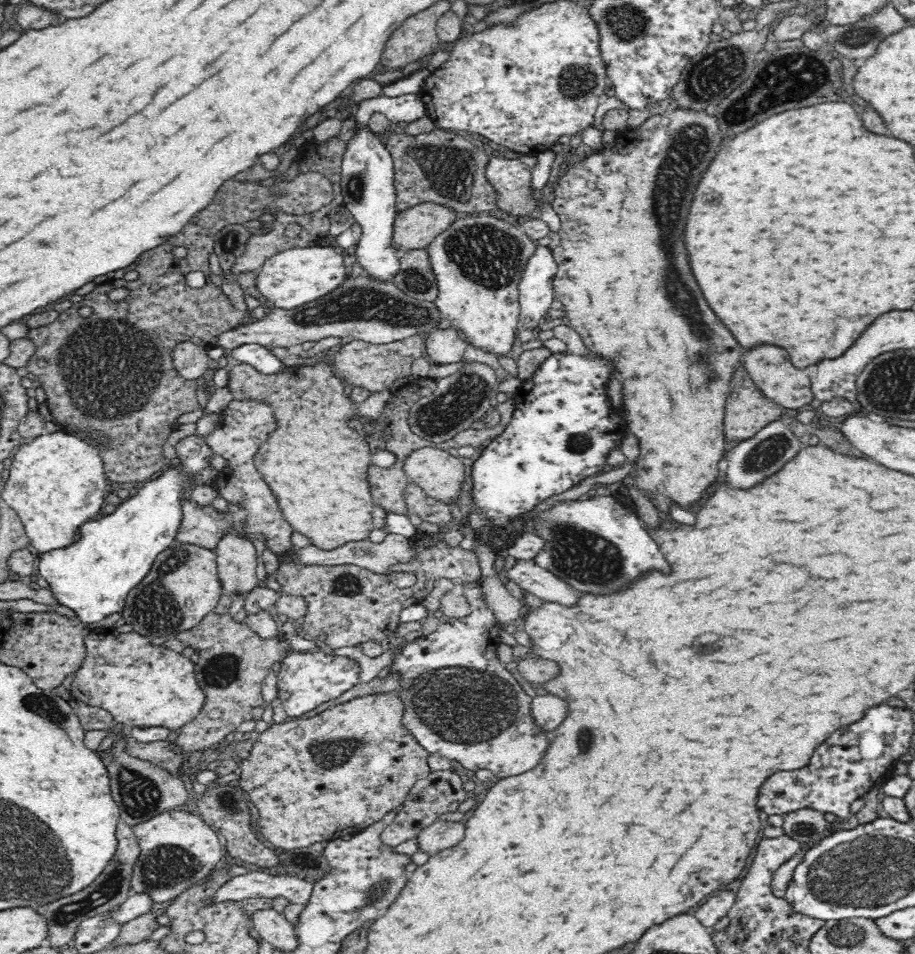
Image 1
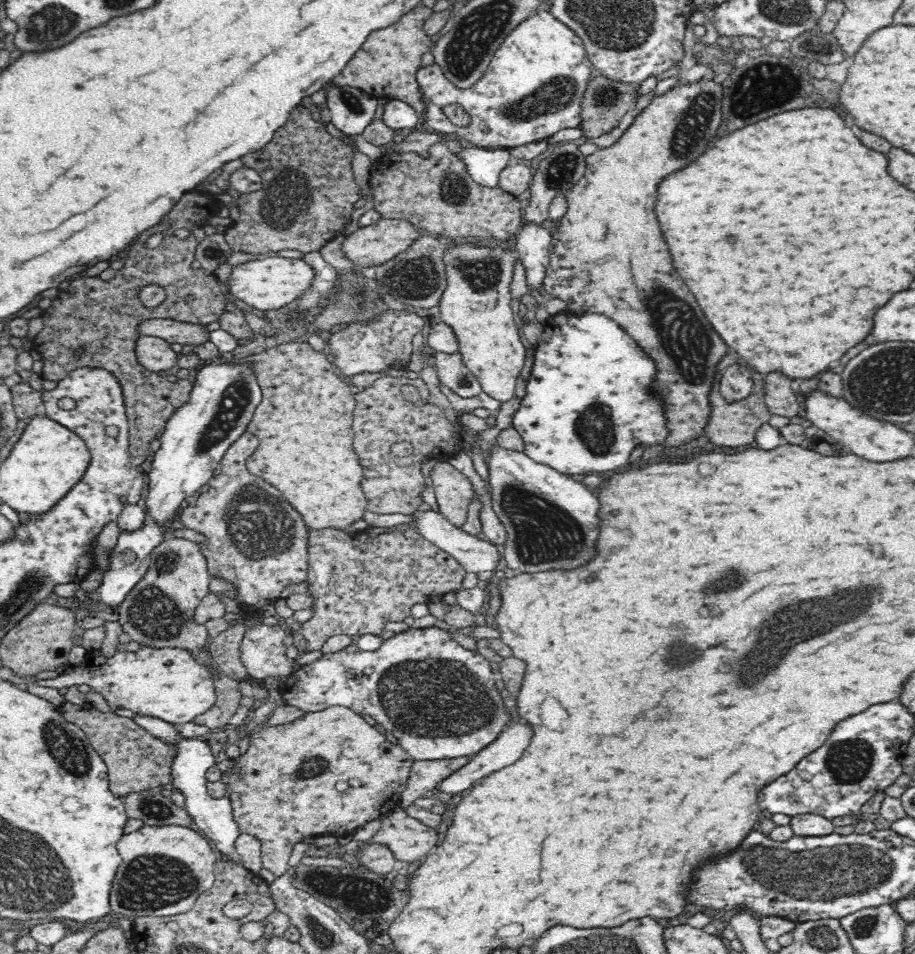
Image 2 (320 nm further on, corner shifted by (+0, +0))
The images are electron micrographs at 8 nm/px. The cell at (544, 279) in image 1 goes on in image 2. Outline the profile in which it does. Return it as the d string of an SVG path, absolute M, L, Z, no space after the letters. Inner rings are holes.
M526 222L512 239L524 266L528 288L532 291L538 291L545 284L553 250L551 235L544 227Z

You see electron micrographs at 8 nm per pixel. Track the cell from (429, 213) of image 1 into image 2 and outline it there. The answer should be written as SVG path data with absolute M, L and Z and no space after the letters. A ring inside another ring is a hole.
M380 219L372 226L361 227L352 234L348 234L343 242L341 250L356 267L370 271L375 266L380 266L392 260L396 255L408 251L408 248L422 236L420 228L406 219Z

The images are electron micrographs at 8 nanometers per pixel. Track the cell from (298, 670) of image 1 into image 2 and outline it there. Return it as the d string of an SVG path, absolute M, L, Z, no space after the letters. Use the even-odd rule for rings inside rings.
M426 627L420 629L404 630L400 633L394 634L389 639L383 640L380 648L373 651L366 651L356 645L355 642L348 646L346 650L340 650L340 652L324 653L323 656L308 665L301 666L299 669L295 669L285 680L278 686L278 695L283 700L284 704L288 706L296 706L306 710L306 712L318 712L325 708L330 708L336 705L345 706L350 709L354 709L357 713L371 716L375 719L386 731L393 734L402 747L410 753L410 756L414 758L414 761L418 760L447 760L447 759L460 759L462 757L472 757L473 755L481 752L489 744L492 744L494 740L502 734L506 724L510 723L510 716L506 712L506 704L504 704L504 698L500 694L500 690L494 688L494 684L498 679L497 668L494 664L490 663L488 658L481 656L478 651L470 650L470 648L464 648L457 641L455 641L450 633L447 633L443 629L438 627Z

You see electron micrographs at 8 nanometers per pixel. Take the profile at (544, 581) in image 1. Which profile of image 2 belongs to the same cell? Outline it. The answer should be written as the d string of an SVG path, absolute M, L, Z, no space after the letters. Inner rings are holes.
M418 511L416 515L418 520L410 525L456 559L466 572L488 572L498 568L502 555L499 546L452 526L438 512Z

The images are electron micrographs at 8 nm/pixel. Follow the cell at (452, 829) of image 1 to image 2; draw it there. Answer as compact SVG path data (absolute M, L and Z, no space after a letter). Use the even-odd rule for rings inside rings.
M402 807L380 821L367 843L384 843L392 849L396 860L420 863L438 844L438 832L416 818L410 818Z

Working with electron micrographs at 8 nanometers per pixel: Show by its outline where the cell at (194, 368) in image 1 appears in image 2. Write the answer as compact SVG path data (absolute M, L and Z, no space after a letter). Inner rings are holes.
M142 336L137 342L137 355L140 364L152 372L172 370L178 364L178 352L170 342L156 336Z

